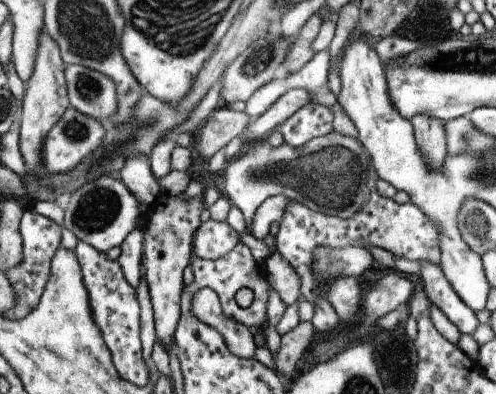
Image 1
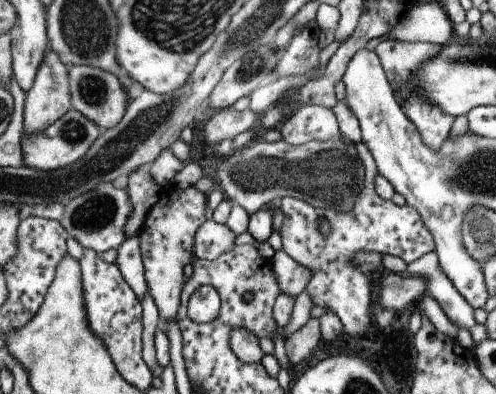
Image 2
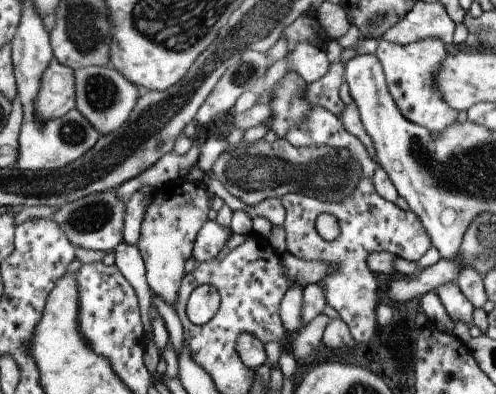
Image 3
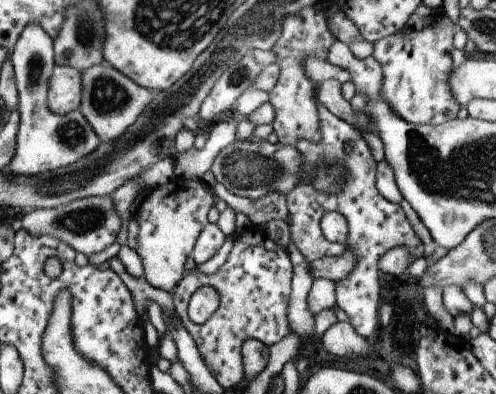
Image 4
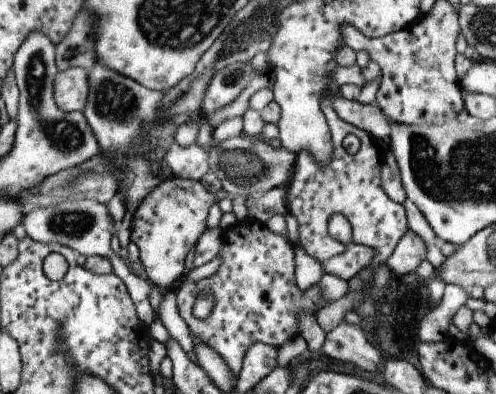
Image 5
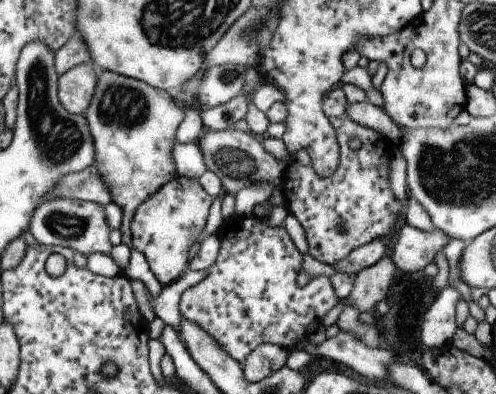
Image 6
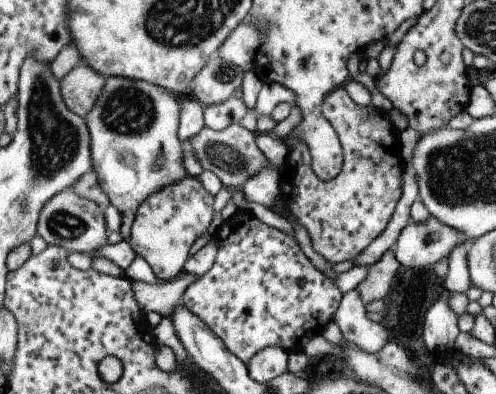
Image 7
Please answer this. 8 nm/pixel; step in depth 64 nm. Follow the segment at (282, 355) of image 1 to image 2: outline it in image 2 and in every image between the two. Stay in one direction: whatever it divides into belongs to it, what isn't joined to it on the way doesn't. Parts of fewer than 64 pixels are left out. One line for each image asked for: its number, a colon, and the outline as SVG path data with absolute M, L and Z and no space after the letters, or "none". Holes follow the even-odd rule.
2: M317 318L307 320L305 326L301 326L297 332L287 336L283 340L283 344L285 344L285 356L289 362L289 368L293 368L301 360L305 360L313 352L313 348L317 346L319 338L321 338L321 332L319 332Z

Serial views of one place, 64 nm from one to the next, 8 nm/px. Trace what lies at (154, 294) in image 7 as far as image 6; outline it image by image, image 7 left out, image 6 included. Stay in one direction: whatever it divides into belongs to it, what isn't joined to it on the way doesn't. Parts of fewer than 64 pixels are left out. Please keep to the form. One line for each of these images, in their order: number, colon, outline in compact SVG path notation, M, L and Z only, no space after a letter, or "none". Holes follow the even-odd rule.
6: M185 270L185 274L181 278L177 278L175 282L171 282L169 286L163 286L157 298L149 296L149 306L155 314L155 318L161 318L165 324L173 326L179 334L179 324L181 324L181 310L179 310L179 302L181 302L181 294L195 286L199 280L203 280L207 276L207 272L193 272L193 270Z

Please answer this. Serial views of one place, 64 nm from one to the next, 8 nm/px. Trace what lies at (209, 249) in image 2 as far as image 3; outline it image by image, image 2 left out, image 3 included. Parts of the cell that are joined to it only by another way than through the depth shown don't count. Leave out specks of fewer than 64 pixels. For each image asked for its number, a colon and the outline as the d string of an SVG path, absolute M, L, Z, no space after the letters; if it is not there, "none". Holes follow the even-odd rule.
3: M205 222L203 228L197 232L195 244L193 244L193 256L197 264L201 262L211 262L217 258L217 254L225 248L231 232L217 222Z

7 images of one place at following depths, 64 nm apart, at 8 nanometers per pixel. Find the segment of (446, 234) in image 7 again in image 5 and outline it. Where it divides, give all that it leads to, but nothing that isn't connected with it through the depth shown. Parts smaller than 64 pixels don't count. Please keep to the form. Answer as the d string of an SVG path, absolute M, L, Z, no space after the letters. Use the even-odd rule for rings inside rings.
M407 232L395 246L391 258L385 260L385 264L391 268L393 274L407 274L415 272L415 268L427 260L427 246L423 238L419 238L415 232Z

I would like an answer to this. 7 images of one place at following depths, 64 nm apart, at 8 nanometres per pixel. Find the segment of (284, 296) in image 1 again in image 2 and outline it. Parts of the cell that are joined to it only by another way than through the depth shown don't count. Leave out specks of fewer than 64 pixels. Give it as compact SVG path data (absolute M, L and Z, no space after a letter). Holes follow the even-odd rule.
M283 250L273 252L269 264L271 264L271 270L275 274L275 282L279 286L281 296L285 296L285 294L287 296L299 296L305 290L305 284L311 278L311 270L297 264Z

